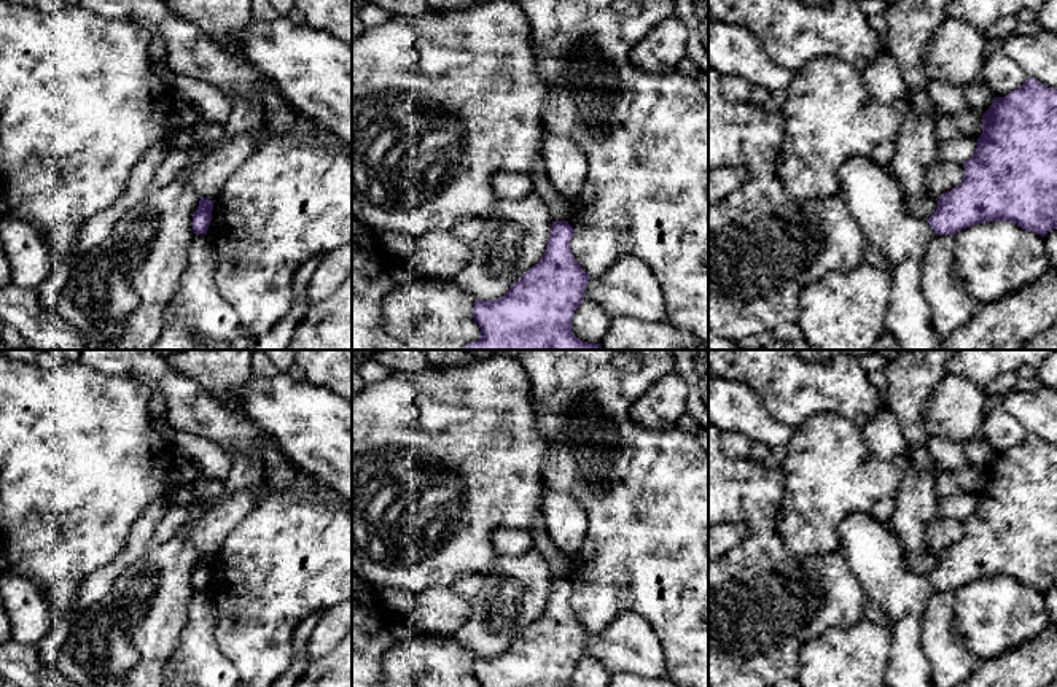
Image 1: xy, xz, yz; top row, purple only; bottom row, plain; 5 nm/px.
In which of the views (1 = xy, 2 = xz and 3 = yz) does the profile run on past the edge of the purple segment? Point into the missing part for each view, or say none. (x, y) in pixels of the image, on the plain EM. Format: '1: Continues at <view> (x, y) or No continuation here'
1: No continuation here
2: No continuation here
3: No continuation here

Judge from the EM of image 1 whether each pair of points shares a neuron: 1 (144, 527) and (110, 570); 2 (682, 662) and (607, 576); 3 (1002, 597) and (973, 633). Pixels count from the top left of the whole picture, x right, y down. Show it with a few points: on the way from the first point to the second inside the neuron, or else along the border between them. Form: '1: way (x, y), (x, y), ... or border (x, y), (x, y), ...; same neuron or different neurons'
1: way (140, 538), (121, 562); same neuron
2: way (682, 638), (631, 590); same neuron
3: way (992, 606), (978, 624); same neuron

